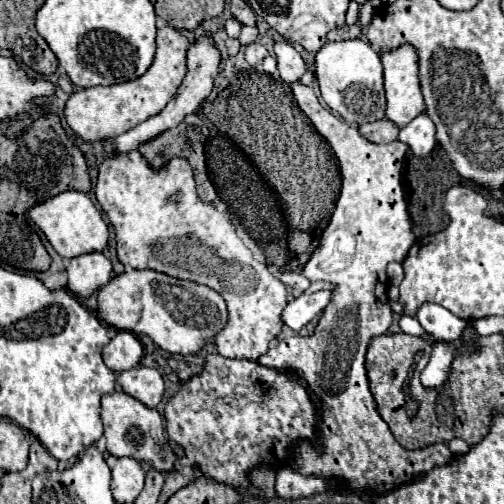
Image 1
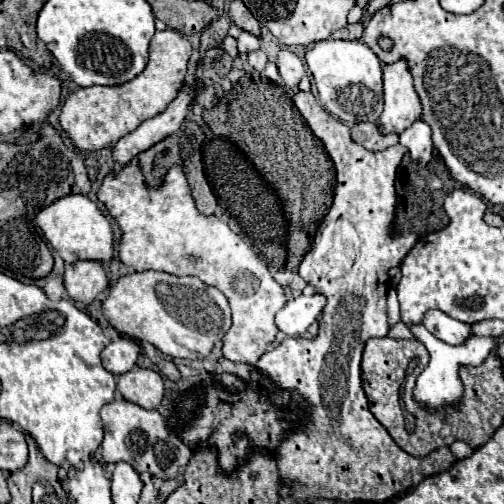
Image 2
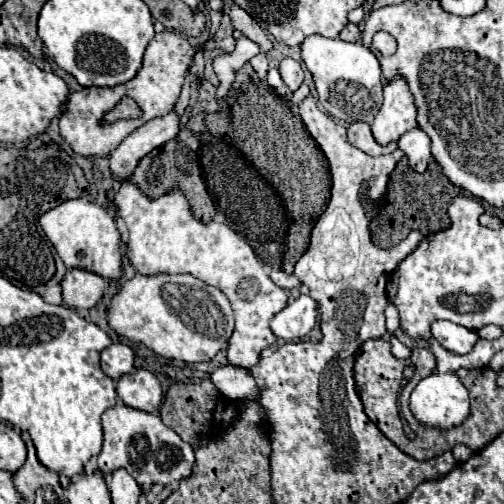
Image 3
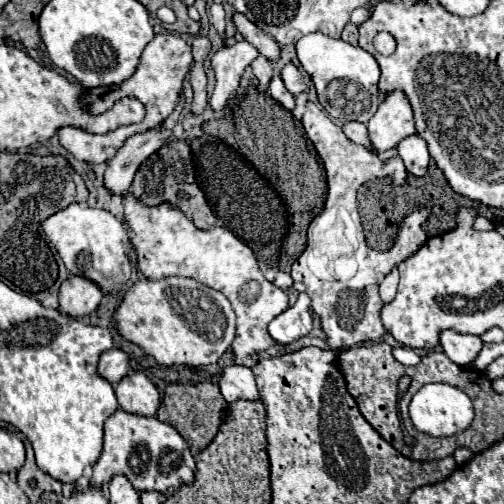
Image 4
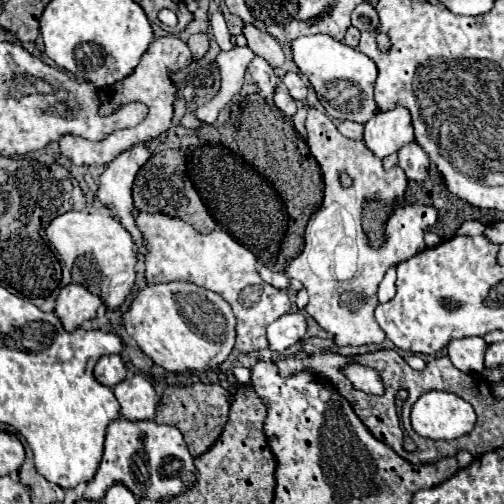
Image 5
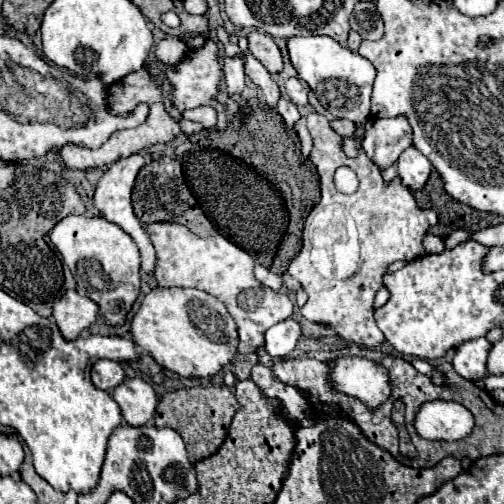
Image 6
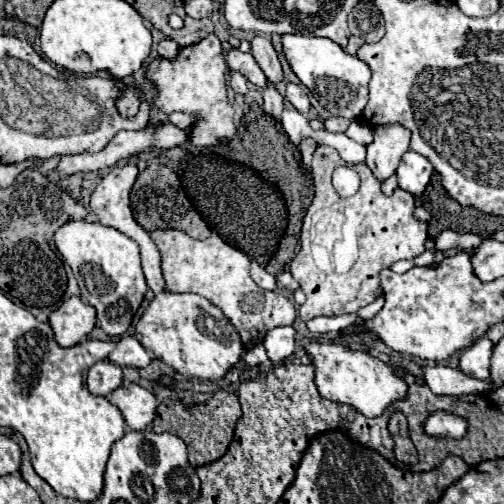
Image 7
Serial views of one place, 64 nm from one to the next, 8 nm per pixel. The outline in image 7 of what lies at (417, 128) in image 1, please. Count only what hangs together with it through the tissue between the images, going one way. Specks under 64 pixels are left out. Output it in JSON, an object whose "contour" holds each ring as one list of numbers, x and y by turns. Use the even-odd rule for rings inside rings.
{"contour":[[408,150,404,154,404,158,396,170,398,186,402,190,410,192,412,196,420,196,426,190,432,174,434,174,434,166,414,150]]}

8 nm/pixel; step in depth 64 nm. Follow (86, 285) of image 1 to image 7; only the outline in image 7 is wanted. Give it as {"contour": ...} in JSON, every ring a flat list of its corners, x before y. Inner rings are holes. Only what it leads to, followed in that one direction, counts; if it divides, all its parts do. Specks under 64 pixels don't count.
{"contour":[[68,298,58,310,54,310,48,318,54,340,62,348,72,348,80,344,96,324,96,310,82,302,80,298]]}

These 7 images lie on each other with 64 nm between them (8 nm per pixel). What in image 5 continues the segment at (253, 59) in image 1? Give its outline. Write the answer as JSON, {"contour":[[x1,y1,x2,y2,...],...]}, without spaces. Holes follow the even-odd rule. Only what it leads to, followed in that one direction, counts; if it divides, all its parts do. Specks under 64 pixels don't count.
{"contour":[[258,56,248,64,248,72,252,76,252,80,258,84,258,88,262,90,262,96,272,98,274,90,278,86,278,78,274,74,272,68,268,68,268,64,264,64,264,60,260,60]]}

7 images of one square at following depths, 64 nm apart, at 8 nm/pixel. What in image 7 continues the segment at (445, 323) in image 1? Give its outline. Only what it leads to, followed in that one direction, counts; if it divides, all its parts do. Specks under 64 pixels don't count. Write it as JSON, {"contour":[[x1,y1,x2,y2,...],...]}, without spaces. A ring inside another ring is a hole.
{"contour":[[484,336,464,350,460,356,460,370,478,380,490,380,490,356,494,344]]}

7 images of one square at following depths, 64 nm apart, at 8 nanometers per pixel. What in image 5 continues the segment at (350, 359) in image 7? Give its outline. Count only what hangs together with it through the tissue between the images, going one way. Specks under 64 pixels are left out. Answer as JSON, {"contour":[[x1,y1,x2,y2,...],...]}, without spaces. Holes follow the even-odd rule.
{"contour":[[350,362,342,368,342,374,352,382,352,388,356,388,356,390,362,390,362,392,372,394,372,396,384,394,384,384,382,384,380,374,364,364]]}

